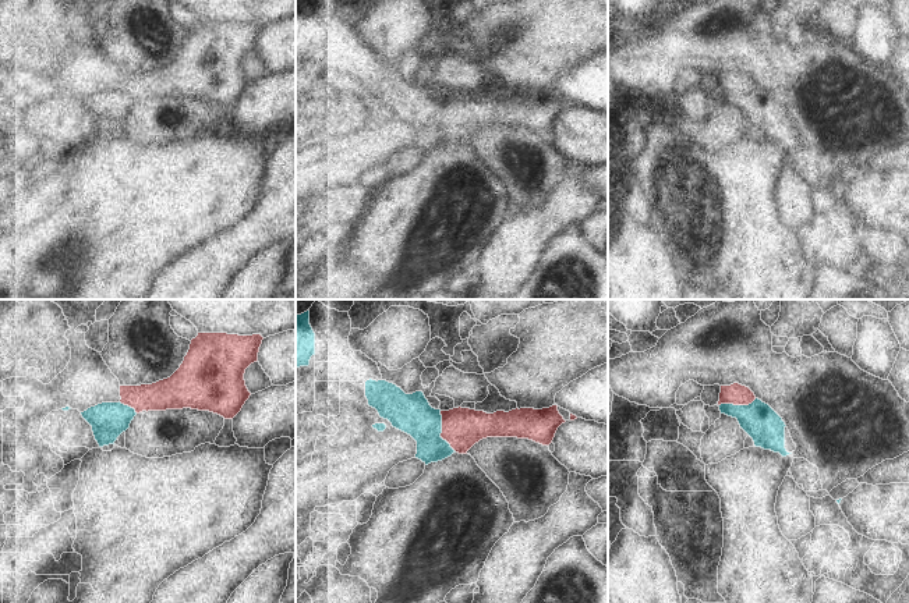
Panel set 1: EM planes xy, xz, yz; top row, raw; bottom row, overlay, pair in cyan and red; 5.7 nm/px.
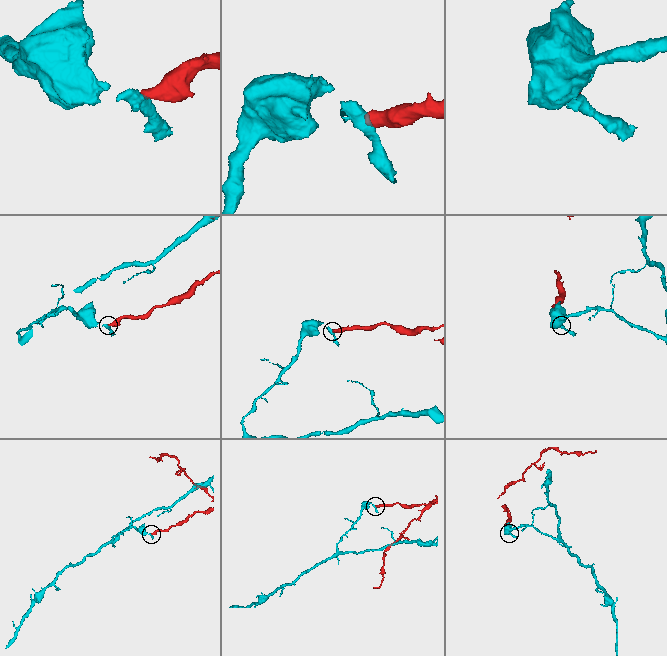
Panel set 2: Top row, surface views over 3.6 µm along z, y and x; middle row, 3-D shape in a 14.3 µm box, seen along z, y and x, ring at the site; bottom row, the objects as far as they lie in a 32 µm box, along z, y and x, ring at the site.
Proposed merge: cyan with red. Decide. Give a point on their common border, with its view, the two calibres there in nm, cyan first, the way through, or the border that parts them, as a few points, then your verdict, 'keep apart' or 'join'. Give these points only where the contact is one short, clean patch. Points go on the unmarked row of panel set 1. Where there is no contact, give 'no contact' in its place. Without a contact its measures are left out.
xz (441, 120) | 220/240 nm | along xz (439, 99), (441, 124), (456, 139) | keep apart

